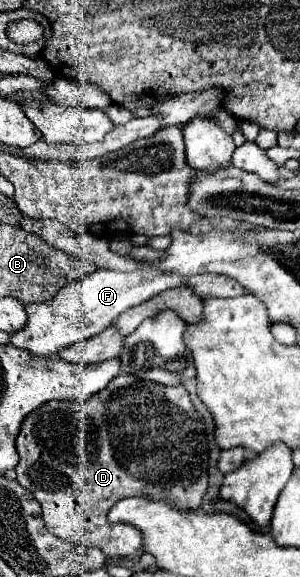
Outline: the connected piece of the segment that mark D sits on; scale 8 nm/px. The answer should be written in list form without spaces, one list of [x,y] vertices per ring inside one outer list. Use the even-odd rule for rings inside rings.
[[[126,374],[116,376],[110,384],[84,402],[50,400],[24,418],[16,438],[16,452],[20,456],[16,480],[40,502],[48,532],[74,546],[94,546],[108,558],[116,558],[136,554],[142,544],[136,528],[110,524],[106,518],[108,510],[128,496],[166,500],[184,510],[200,508],[202,496],[208,488],[208,444],[204,424],[200,422],[184,386],[162,388],[158,384],[134,380],[134,376]]]

